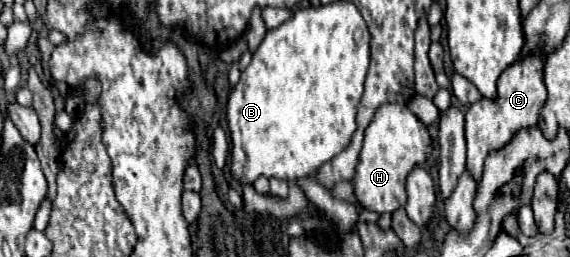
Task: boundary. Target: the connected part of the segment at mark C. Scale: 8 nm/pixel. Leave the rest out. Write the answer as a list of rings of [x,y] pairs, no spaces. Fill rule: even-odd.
[[[529,55],[523,61],[515,61],[497,83],[497,99],[481,99],[473,103],[465,113],[465,141],[467,141],[467,171],[475,179],[481,181],[483,161],[491,151],[503,149],[517,131],[535,127],[539,121],[539,111],[547,99],[547,89],[543,85],[543,59],[537,55]]]

